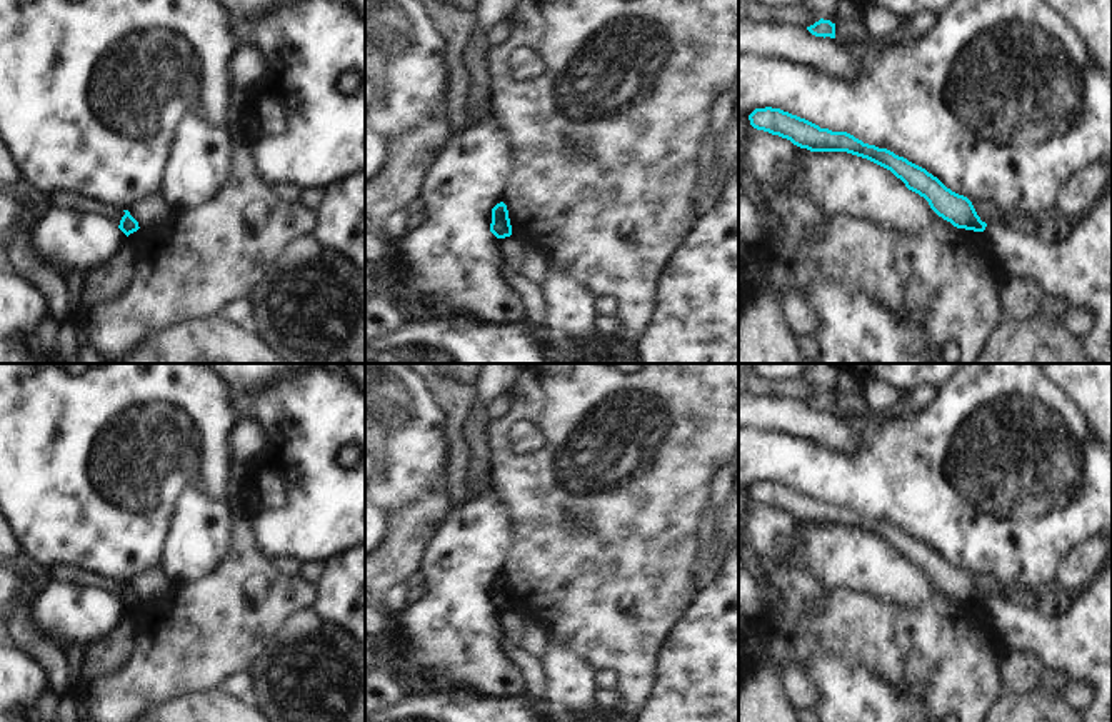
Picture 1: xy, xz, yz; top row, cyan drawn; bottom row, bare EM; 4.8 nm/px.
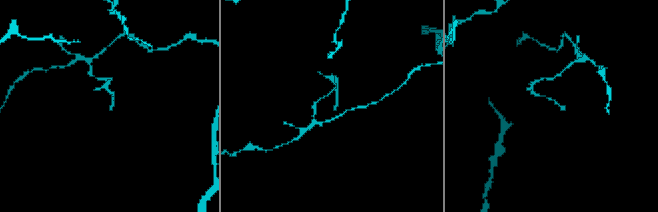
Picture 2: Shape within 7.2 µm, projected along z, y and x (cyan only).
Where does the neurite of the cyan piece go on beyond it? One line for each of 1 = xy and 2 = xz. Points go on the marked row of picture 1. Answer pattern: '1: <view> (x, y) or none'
1: none
2: none

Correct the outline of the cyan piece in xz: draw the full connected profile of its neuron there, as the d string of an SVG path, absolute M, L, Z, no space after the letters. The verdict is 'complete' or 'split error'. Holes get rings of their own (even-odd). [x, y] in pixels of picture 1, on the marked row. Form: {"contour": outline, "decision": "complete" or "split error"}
{"contour": "M503 202L497 203L492 208L490 232L497 238L505 238L505 237L512 235L512 225L510 225L510 218L508 218L508 210L507 210L507 205Z", "decision": "complete"}

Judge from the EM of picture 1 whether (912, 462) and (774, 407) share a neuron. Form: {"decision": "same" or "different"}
{"decision": "different"}

